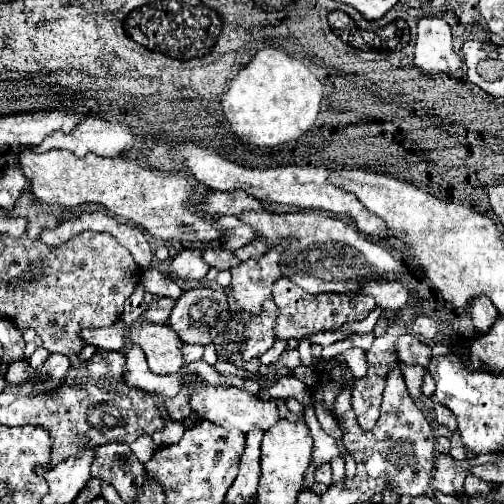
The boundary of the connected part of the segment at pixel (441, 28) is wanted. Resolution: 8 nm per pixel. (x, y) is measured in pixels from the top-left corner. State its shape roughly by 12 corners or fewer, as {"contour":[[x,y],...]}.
{"contour":[[422,18],[414,64],[424,72],[458,70],[450,24]]}

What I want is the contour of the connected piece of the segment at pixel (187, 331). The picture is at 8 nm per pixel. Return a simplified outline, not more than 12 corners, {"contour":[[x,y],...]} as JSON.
{"contour":[[224,288],[182,292],[170,326],[210,344],[230,320]]}

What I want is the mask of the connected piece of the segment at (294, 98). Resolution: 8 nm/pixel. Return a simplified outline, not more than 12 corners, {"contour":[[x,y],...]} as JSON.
{"contour":[[256,52],[222,94],[232,130],[280,146],[316,122],[322,82]]}

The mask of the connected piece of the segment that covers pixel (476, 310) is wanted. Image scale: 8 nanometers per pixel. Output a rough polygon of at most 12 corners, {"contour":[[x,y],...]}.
{"contour":[[478,296],[470,302],[476,330],[488,330],[498,310],[490,298]]}

